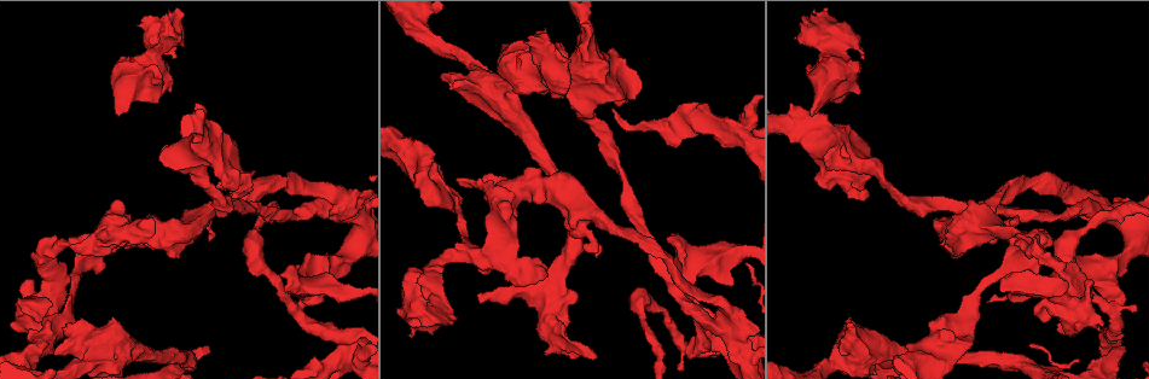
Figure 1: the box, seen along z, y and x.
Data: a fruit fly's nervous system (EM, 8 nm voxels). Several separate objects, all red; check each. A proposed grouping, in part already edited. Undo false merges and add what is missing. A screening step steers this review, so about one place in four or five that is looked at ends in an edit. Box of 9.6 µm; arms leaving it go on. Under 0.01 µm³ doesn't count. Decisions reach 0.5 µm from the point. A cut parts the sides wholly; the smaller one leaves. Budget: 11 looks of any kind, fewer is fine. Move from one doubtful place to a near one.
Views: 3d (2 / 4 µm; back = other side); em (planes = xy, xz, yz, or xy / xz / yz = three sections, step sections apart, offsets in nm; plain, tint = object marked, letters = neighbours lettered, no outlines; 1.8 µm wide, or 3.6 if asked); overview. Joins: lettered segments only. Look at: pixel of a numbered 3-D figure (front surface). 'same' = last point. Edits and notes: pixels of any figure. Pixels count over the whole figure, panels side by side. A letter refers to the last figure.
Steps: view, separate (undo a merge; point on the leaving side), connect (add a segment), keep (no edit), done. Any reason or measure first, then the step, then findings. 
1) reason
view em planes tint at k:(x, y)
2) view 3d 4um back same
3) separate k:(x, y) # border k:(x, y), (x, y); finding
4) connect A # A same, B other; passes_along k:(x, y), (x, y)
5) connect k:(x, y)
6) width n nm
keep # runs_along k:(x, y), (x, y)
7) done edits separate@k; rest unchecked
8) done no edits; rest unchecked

stops while still wide
view em yz step 8 tint at 1:(502, 46)

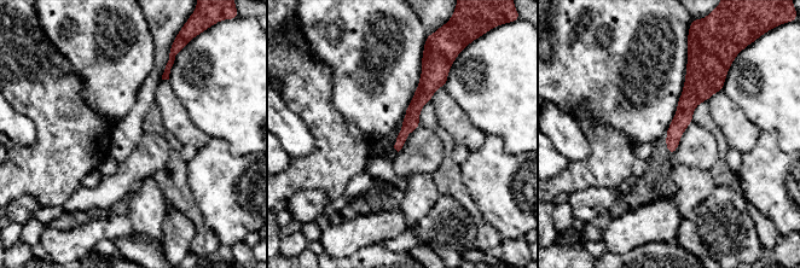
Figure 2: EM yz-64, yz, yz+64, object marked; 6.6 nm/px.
another direction
view em planes letters same

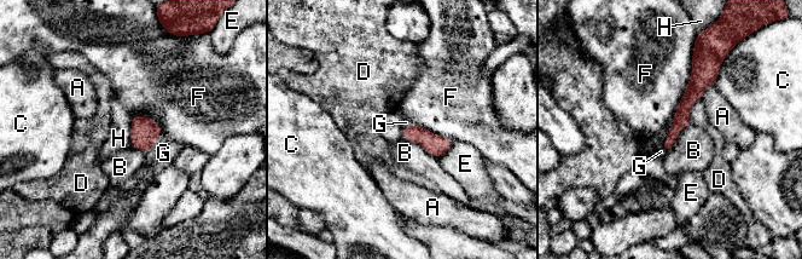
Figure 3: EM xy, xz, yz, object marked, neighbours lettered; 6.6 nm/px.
connect G # A other, B other, C other, D other, E other, F other, G same, H other; passes_along 3:(144, 131), (152, 145), (163, 153); the neuron continues

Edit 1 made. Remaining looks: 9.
abrupt turn
view em planes letters at 1:(999, 209)

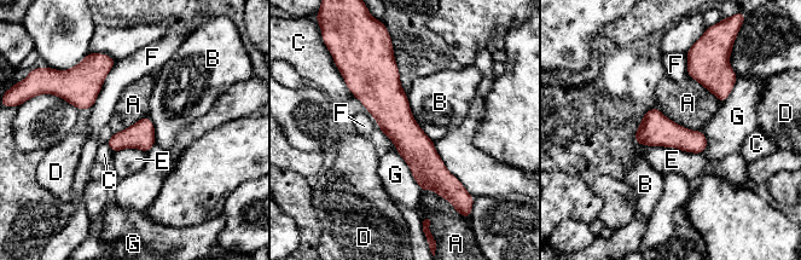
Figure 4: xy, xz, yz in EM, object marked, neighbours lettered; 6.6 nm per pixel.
keep # A other, B other, C other, D other, E other, F other, G other; runs_along 4:(392, 62), (394, 119), (443, 194); one neuron here

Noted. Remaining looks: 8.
stops while still wide
view em planes letters at 1:(566, 336)

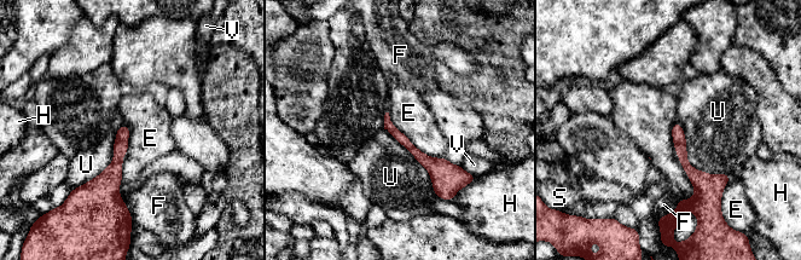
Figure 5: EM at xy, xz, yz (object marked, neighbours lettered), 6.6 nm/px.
longest_contact U 500 nm
keep # E other, F other, H other, S other, U other, V other; runs_along 5:(387, 119), (419, 156), (456, 177); none of them fits

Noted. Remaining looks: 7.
view 3d 2um at 1:(850, 320)

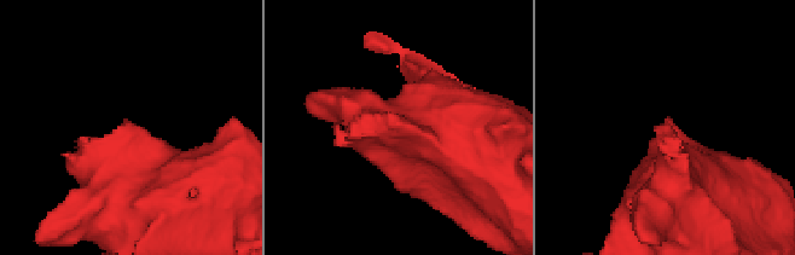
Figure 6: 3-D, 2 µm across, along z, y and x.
view em planes letters at 6:(657, 128)

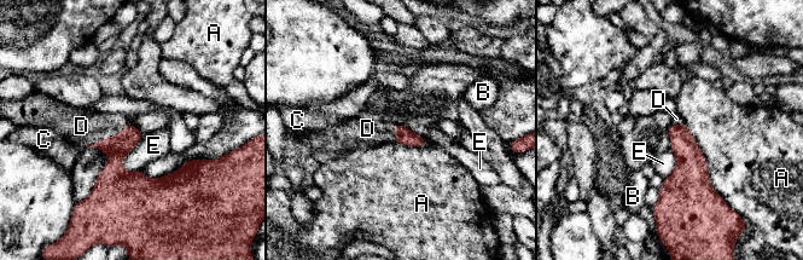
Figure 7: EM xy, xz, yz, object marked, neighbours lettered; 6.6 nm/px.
connect D # A other, B other, C other, D same, E other; it goes on there

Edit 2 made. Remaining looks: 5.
done edits connect@3, connect@7; rest unchecked

